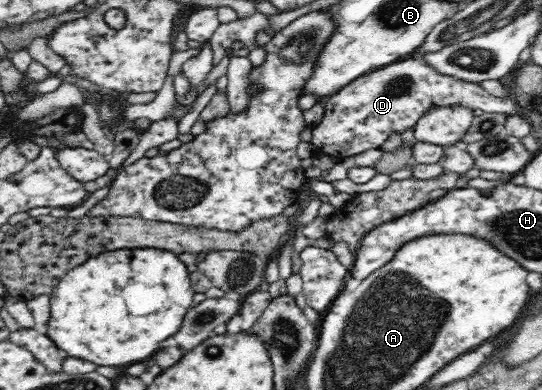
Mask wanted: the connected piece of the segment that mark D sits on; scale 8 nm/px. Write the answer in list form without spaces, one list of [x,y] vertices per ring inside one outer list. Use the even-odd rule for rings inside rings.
[[[404,58],[363,74],[327,97],[322,105],[321,122],[312,127],[310,141],[317,153],[327,154],[337,161],[372,148],[380,149],[392,132],[402,134],[404,130],[414,129],[432,106],[463,106],[473,111],[480,108],[484,113],[509,116],[520,112],[516,100],[490,95],[479,84],[440,74],[419,58]]]

